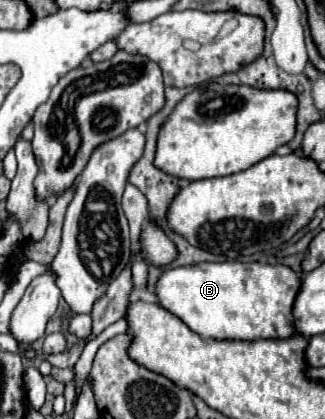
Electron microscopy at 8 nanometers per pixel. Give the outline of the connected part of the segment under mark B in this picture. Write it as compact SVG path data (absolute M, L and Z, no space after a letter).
M225 261L225 263L197 263L187 267L165 269L157 279L155 295L163 309L177 315L191 331L199 333L201 337L251 341L251 339L269 339L269 337L285 339L295 333L291 307L299 287L301 287L299 277L295 275L293 269L285 265Z

